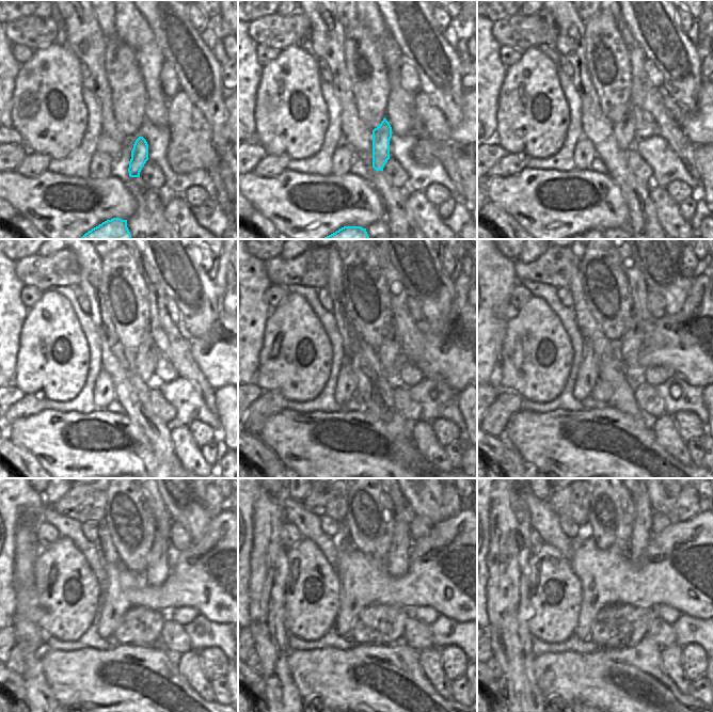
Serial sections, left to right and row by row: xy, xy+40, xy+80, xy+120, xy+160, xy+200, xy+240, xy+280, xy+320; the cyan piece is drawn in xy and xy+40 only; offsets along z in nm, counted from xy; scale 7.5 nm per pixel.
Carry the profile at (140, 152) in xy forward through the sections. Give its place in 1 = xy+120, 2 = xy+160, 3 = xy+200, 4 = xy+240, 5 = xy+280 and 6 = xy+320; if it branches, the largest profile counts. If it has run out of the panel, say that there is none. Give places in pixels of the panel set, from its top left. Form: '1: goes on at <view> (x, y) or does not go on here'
1: goes on at xy+120 (146, 356)
2: goes on at xy+160 (389, 353)
3: goes on at xy+200 (632, 342)
4: goes on at xy+240 (160, 562)
5: goes on at xy+280 (397, 560)
6: goes on at xy+320 (642, 534)

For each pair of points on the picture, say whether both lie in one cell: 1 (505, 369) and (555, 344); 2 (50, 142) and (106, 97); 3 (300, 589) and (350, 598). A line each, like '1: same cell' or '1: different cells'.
1: same cell
2: different cells
3: different cells

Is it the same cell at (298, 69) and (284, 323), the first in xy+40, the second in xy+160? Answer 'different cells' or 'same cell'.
same cell

